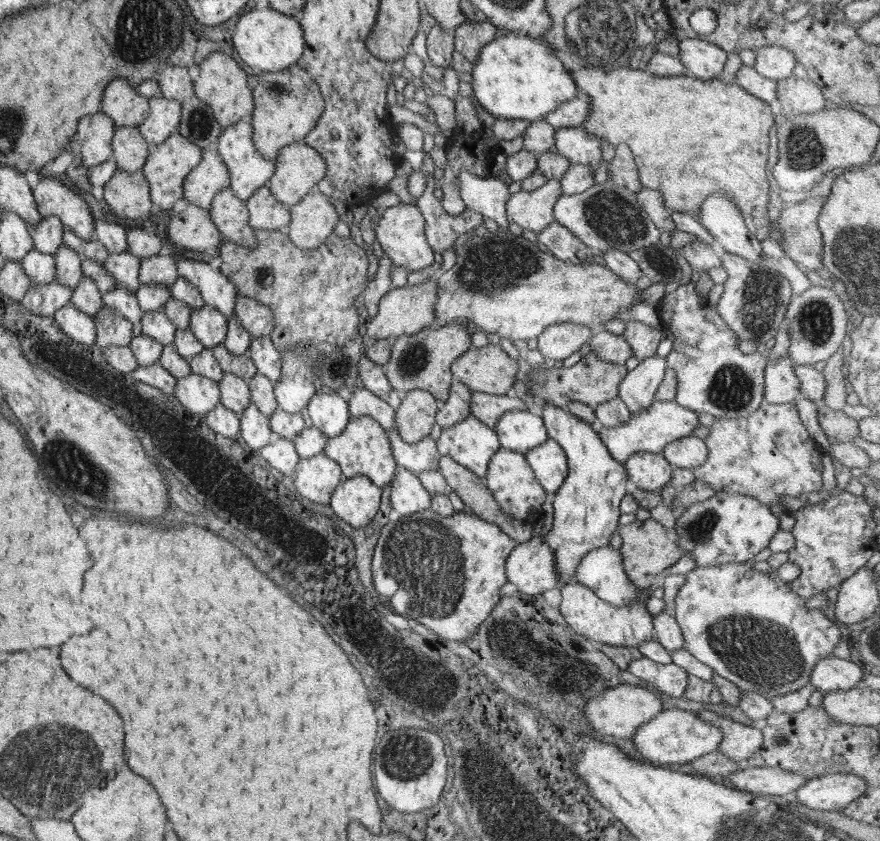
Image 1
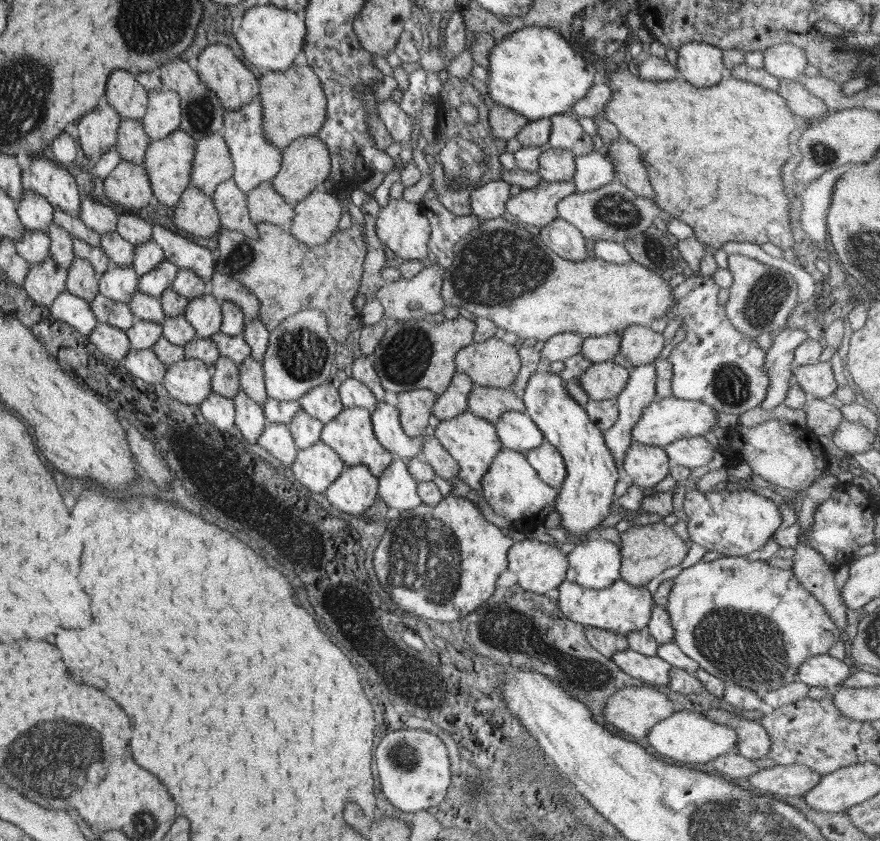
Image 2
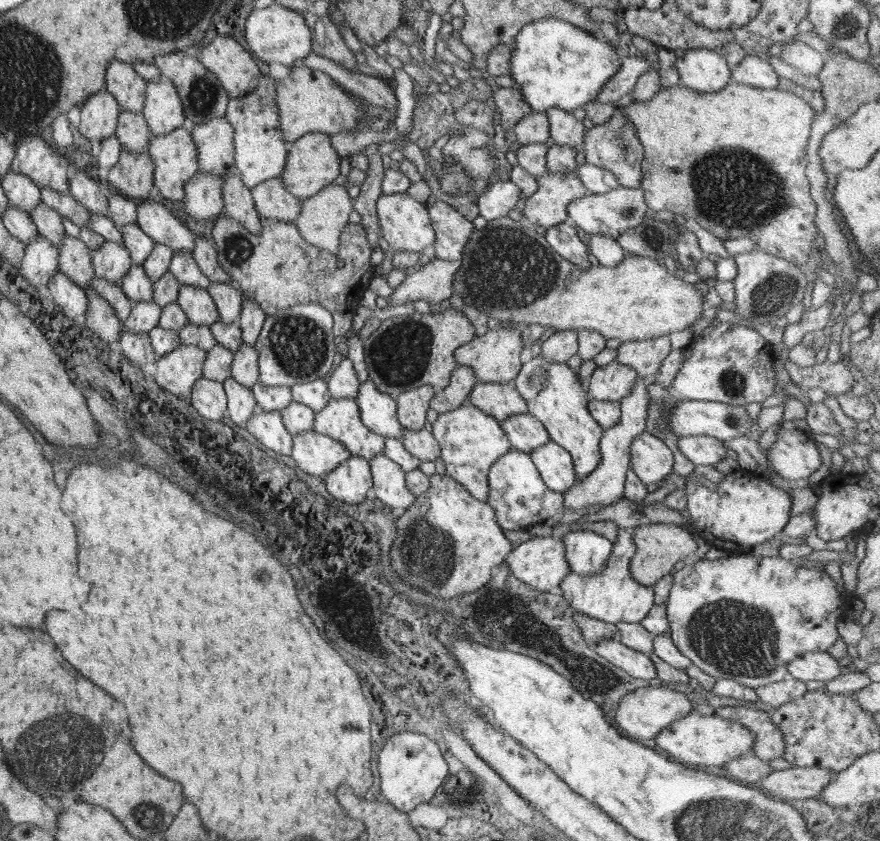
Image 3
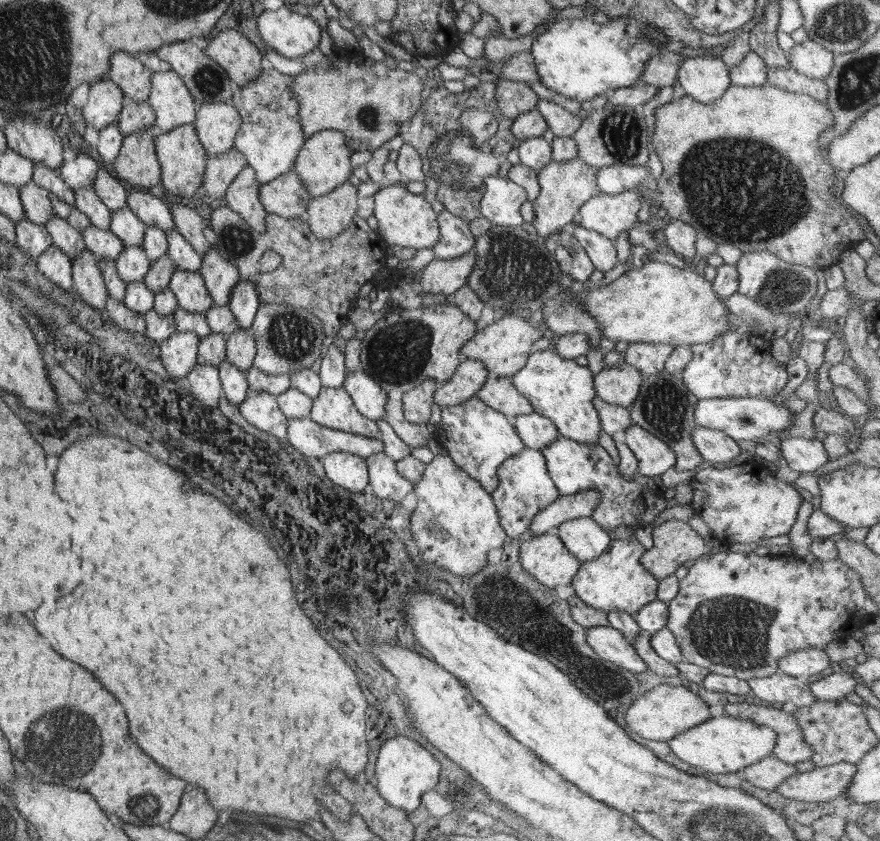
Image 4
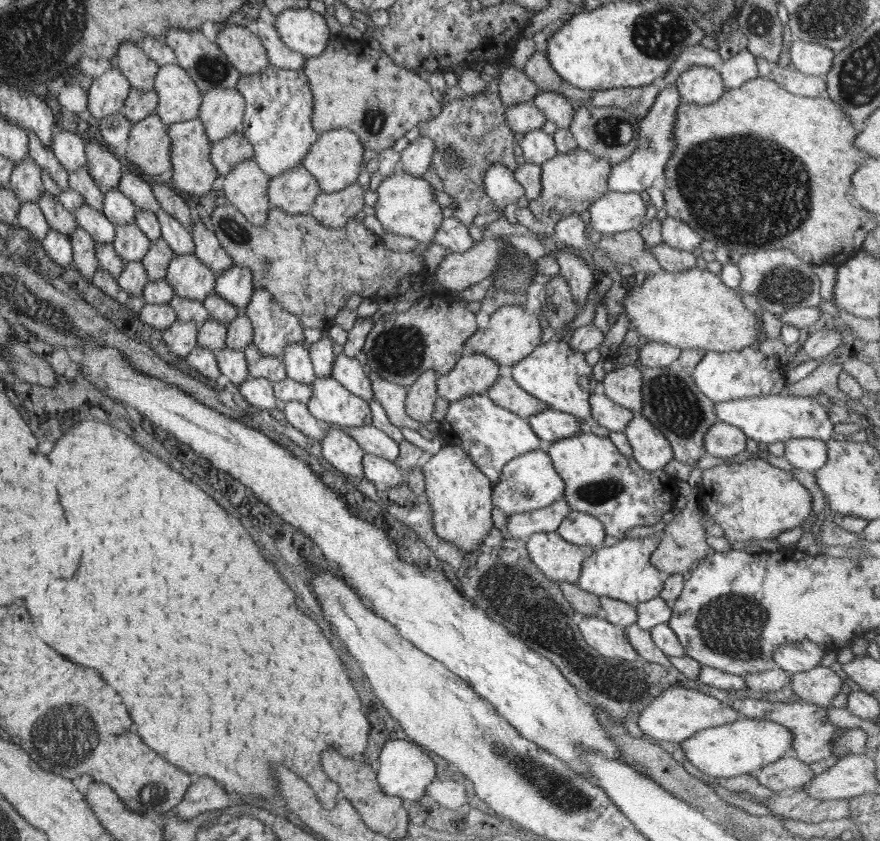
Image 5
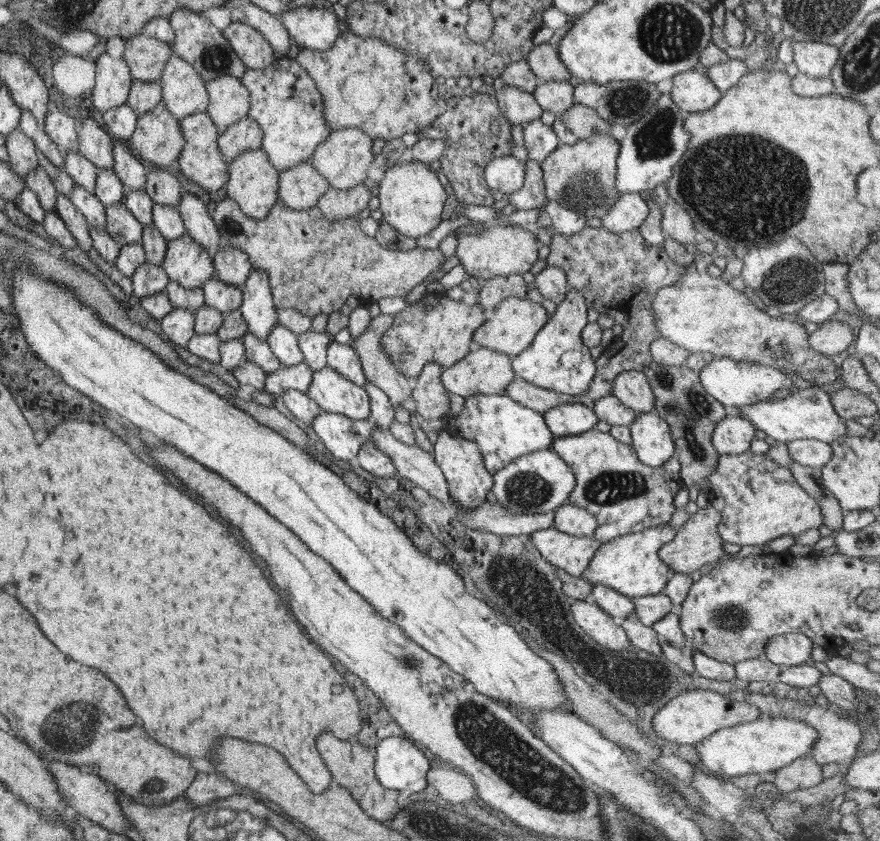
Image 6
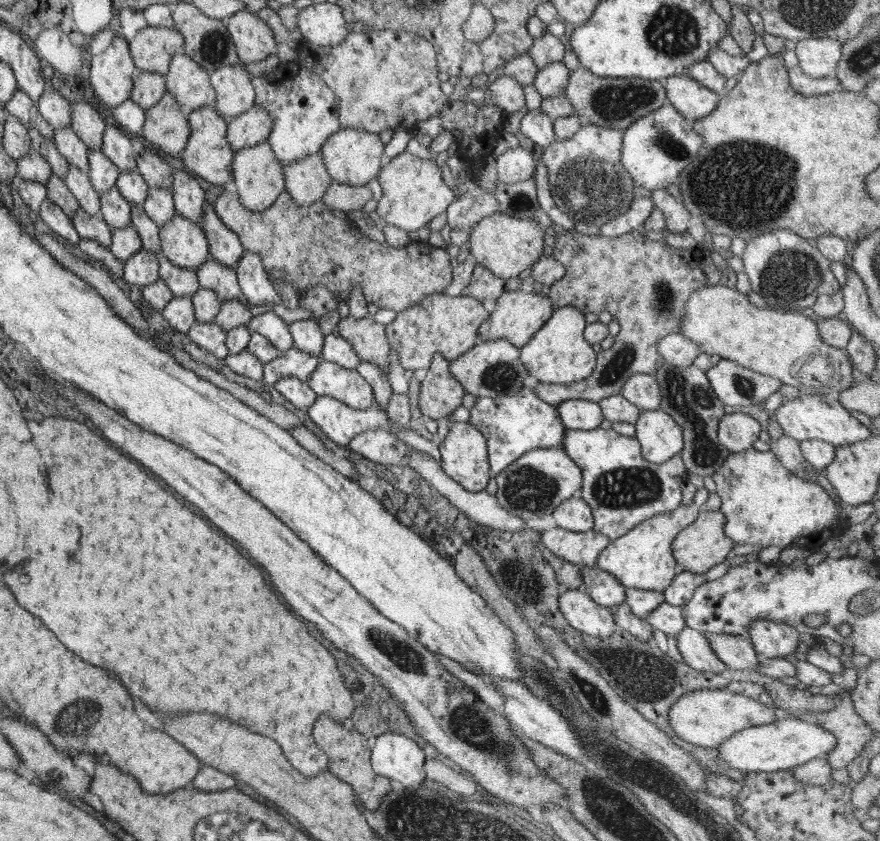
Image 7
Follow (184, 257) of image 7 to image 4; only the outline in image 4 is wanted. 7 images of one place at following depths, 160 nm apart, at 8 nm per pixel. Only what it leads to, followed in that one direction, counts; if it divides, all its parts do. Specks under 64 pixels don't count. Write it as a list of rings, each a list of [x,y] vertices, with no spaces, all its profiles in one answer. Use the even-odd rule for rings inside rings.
[[[177,268],[172,273],[169,289],[176,295],[178,306],[188,312],[205,314],[215,302],[204,283],[204,277],[198,271]]]

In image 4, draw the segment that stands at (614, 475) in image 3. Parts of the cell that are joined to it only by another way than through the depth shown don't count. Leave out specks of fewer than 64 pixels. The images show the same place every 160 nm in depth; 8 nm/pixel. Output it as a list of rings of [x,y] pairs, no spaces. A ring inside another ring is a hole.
[[[591,488],[578,494],[559,495],[552,504],[536,514],[529,528],[535,535],[541,535],[554,532],[560,524],[567,520],[590,517],[600,497],[600,491],[597,488]]]

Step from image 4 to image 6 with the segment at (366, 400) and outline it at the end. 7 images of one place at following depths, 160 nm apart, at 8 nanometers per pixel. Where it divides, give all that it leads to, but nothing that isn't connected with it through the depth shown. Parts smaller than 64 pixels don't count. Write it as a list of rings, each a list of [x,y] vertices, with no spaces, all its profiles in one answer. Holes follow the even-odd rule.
[[[332,339],[327,348],[327,366],[361,387],[367,381],[358,353],[348,343],[341,344]]]

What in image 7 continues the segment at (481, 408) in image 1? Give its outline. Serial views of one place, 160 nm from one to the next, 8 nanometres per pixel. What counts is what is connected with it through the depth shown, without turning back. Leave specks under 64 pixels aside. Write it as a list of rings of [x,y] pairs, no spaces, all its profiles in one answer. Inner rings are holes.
[[[575,230],[567,231],[555,237],[552,254],[565,266],[565,275],[552,283],[549,300],[553,309],[574,306],[584,315],[587,312],[609,312],[618,320],[620,331],[614,337],[611,348],[597,352],[596,366],[588,378],[570,384],[539,383],[533,391],[548,404],[557,406],[565,400],[582,399],[599,402],[604,398],[621,392],[629,376],[634,374],[652,375],[664,364],[665,358],[657,349],[659,339],[672,333],[678,333],[685,315],[686,303],[696,289],[710,281],[700,266],[702,251],[699,246],[692,249],[674,248],[665,241],[649,240],[642,230],[631,231],[616,237],[587,236]]]

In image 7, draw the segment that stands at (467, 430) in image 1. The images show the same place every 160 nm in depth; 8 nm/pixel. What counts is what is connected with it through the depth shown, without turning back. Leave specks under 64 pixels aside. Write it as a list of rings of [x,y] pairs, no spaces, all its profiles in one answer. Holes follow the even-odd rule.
[[[523,387],[512,396],[476,397],[476,399],[474,407],[470,410],[471,417],[468,422],[480,429],[482,436],[486,438],[492,475],[496,476],[502,472],[525,452],[537,448],[562,446],[566,428],[557,407],[544,402],[532,387]]]

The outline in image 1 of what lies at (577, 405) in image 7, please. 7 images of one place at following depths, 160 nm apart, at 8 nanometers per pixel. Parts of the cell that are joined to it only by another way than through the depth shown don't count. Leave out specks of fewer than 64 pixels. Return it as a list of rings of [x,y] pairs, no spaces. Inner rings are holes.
[[[530,410],[506,411],[494,429],[502,447],[523,455],[549,438],[543,418],[530,413]]]

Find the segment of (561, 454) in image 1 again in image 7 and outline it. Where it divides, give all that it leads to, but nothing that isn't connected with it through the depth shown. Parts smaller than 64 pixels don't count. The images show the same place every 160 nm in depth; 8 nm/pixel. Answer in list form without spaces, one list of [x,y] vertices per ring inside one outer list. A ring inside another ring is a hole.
[[[614,429],[566,430],[562,447],[581,468],[583,483],[579,495],[593,512],[593,529],[610,540],[624,536],[637,524],[658,513],[667,513],[682,502],[682,482],[687,468],[681,453],[662,464],[646,460],[636,438],[622,436]]]

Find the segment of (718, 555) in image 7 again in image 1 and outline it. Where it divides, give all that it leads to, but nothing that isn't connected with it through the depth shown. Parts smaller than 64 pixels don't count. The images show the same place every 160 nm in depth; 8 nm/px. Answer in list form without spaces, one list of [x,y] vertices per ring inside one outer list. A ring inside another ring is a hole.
[[[638,518],[635,522],[622,525],[619,534],[623,542],[619,550],[623,556],[625,573],[637,588],[648,590],[649,587],[659,586],[662,571],[674,566],[682,555],[681,548],[668,537],[664,526],[653,518]]]

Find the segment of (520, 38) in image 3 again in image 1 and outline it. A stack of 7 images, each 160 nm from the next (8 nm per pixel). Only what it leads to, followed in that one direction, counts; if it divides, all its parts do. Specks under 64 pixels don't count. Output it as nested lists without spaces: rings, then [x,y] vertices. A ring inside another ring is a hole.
[[[500,34],[483,46],[471,74],[474,96],[494,118],[537,121],[556,110],[562,103],[572,100],[579,91],[569,68],[556,55],[555,49],[540,39],[524,34]]]

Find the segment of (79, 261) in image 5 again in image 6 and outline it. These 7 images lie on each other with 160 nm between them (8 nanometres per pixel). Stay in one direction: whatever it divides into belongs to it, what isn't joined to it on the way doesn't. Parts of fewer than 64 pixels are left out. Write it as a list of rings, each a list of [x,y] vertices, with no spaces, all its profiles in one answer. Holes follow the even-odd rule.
[[[57,193],[56,210],[62,218],[66,228],[76,239],[78,247],[88,252],[93,247],[93,242],[89,233],[89,227],[84,216],[78,212],[75,204],[65,194]]]

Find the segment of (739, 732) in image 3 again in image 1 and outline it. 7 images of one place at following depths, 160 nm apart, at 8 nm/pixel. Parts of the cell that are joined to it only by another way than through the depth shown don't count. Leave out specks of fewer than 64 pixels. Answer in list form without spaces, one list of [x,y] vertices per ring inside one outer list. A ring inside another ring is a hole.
[[[666,706],[660,714],[657,714],[650,722],[643,724],[635,733],[632,738],[633,746],[636,746],[640,756],[646,758],[646,762],[655,764],[658,762],[658,766],[662,764],[684,764],[690,763],[705,754],[710,754],[714,750],[718,750],[719,744],[723,741],[723,732],[720,732],[716,725],[708,724],[708,721],[700,720],[698,716],[694,716],[692,712],[686,712],[686,710],[676,710],[673,708],[669,710],[669,706]]]

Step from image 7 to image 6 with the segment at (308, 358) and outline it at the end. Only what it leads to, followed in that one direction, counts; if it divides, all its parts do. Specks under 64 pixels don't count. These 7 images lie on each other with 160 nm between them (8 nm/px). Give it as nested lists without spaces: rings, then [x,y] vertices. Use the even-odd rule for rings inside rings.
[[[304,360],[294,366],[280,365],[278,370],[265,375],[264,389],[279,398],[286,389],[307,392],[313,379],[313,370]]]

